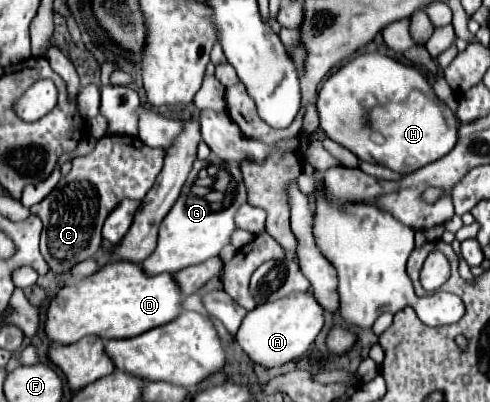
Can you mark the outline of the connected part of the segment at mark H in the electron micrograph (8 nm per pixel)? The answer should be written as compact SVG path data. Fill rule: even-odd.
M362 53L334 71L316 101L320 129L360 161L412 173L448 155L458 141L458 121L416 69L382 53Z

